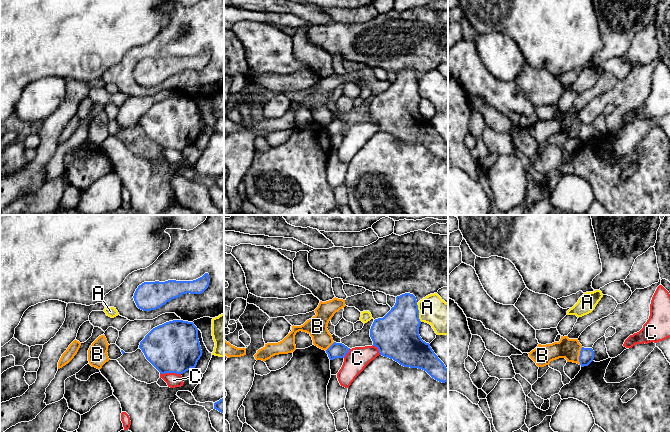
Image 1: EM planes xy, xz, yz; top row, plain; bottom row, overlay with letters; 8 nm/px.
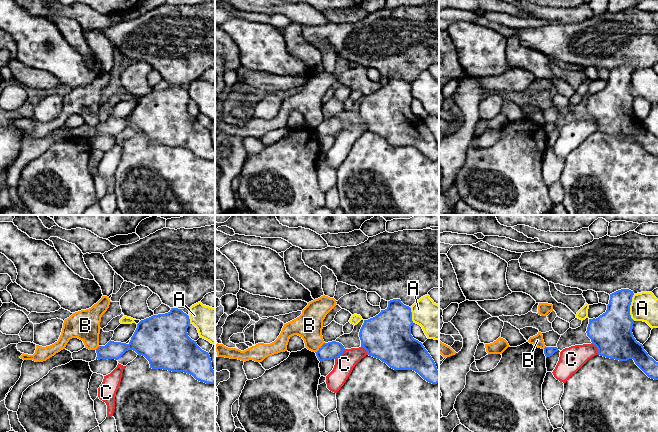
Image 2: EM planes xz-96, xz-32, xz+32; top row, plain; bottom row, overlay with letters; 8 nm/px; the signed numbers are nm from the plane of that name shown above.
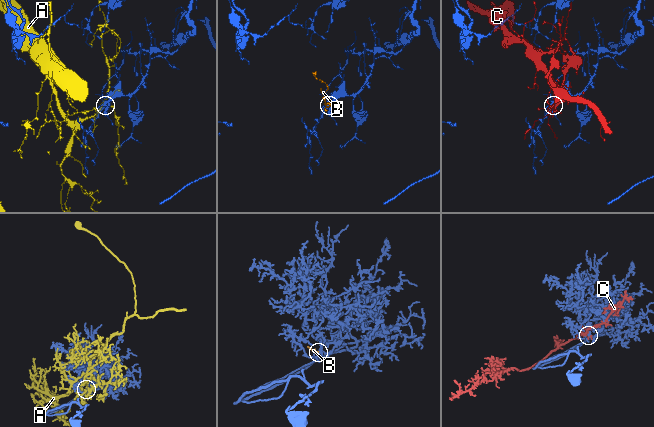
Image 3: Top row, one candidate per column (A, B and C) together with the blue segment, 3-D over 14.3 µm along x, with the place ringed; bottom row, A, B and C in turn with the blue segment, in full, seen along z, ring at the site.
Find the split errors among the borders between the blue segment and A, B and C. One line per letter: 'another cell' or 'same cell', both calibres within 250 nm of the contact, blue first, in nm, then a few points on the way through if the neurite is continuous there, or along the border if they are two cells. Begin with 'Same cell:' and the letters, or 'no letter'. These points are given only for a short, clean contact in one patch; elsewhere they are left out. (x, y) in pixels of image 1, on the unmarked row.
Same cell: no letter
A: another cell; 360 nm thick on the blue side, 260 nm on the other
B: another cell; 110 nm thick on the blue side, 160 nm on the other; border along yz (582, 123), (579, 129), (579, 140)
C: another cell; 420 nm thick on the blue side, 120 nm on the other

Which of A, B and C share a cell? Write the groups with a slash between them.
A / B / C

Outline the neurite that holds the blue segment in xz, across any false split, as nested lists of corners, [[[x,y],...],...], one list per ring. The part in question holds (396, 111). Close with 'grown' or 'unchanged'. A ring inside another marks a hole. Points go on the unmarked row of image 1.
[[[410,69],[397,72],[391,86],[383,94],[375,95],[371,102],[370,113],[373,122],[378,124],[380,131],[393,135],[404,143],[422,145],[435,156],[448,158],[448,145],[434,129],[430,120],[423,117],[419,111],[420,100],[416,73]]] | unchanged

